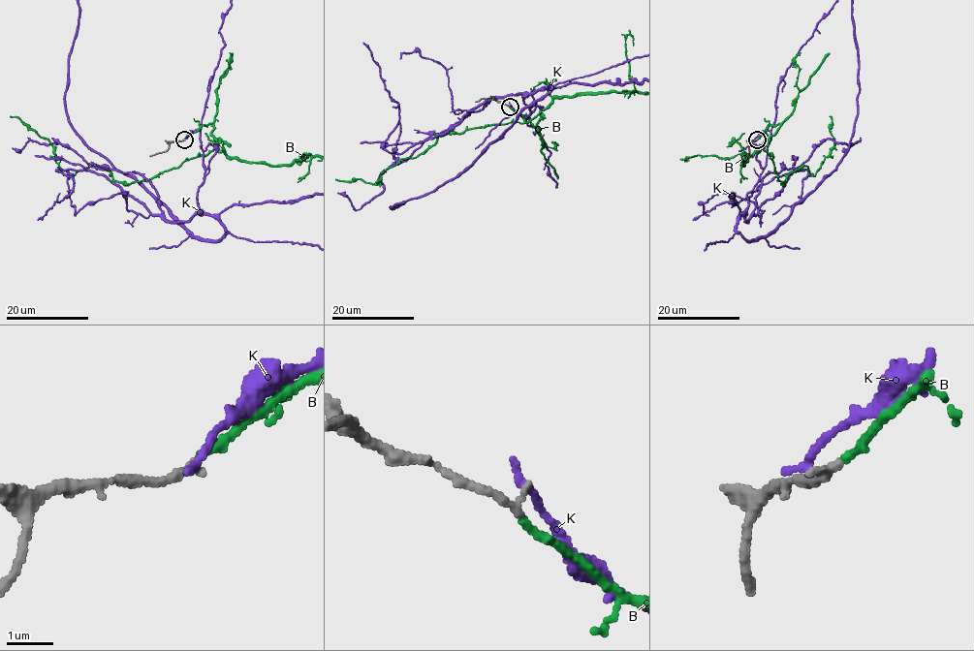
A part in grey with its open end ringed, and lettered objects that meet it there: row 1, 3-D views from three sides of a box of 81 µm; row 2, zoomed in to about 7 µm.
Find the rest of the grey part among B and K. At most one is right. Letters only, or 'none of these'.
B

